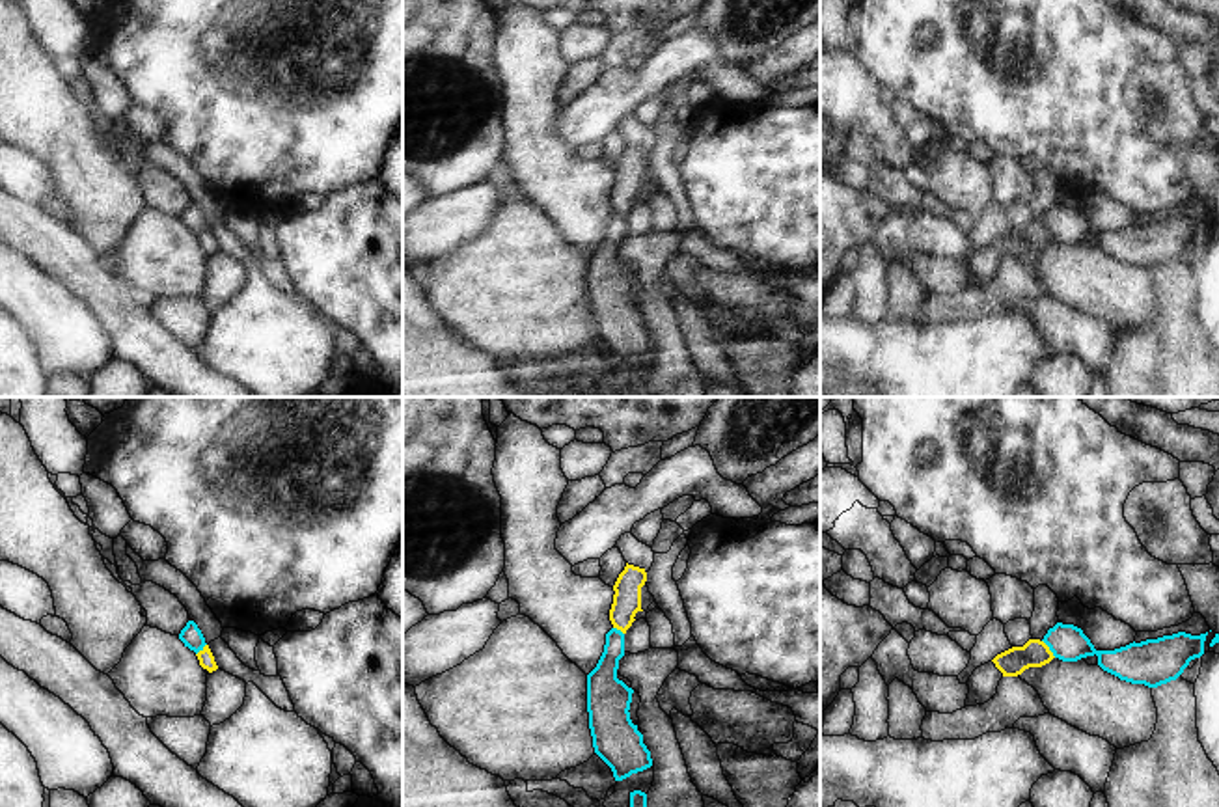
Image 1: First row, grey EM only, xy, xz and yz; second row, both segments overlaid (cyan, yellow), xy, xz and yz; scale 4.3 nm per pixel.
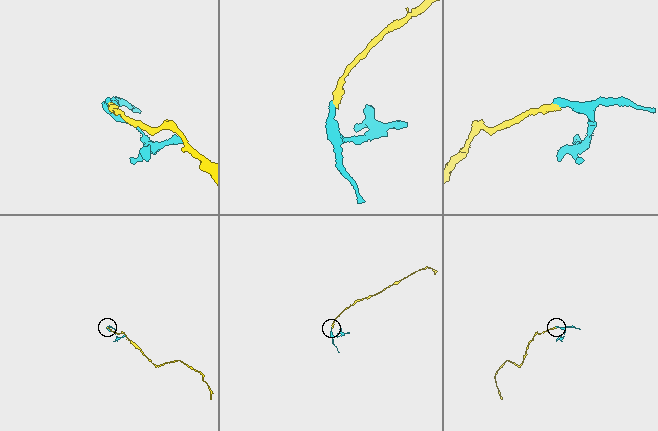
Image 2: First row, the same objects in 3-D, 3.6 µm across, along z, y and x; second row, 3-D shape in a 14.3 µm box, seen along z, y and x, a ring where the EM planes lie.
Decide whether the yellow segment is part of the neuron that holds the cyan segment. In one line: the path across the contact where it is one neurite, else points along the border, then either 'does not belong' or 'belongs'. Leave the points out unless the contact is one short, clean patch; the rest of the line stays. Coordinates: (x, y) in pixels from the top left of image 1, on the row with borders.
along yz (1042, 640), (1055, 656) | does not belong

